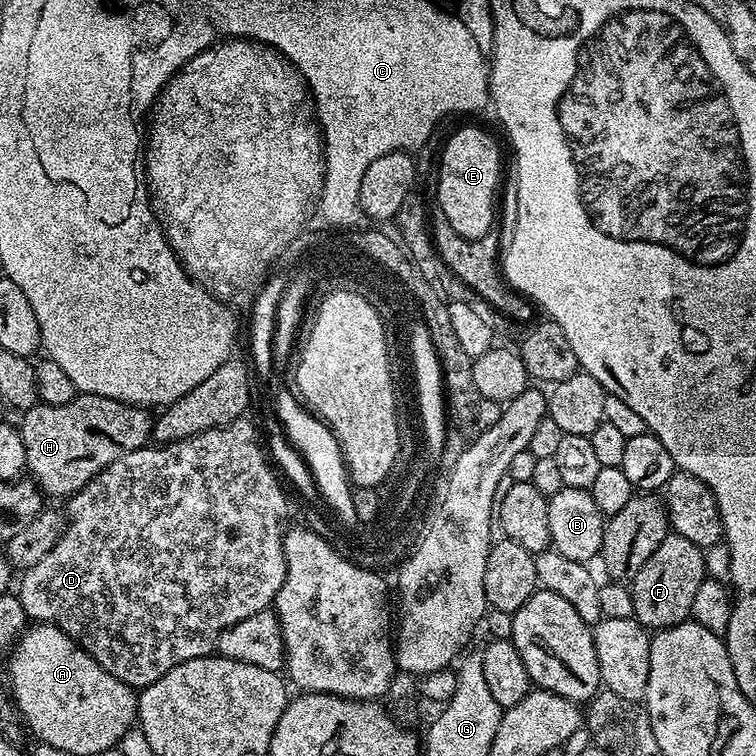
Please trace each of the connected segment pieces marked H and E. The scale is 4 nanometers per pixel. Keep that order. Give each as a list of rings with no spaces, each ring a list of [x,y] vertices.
[[[77,394],[70,402],[62,402],[62,406],[36,403],[18,420],[31,479],[45,497],[73,496],[110,462],[118,462],[122,454],[130,454],[149,443],[154,416],[148,412],[151,411],[139,404],[87,394]]]
[[[460,128],[438,152],[438,170],[440,177],[436,180],[436,200],[438,211],[446,214],[446,222],[462,234],[462,238],[482,238],[493,231],[492,223],[496,220],[496,191],[500,188],[500,148],[488,132],[480,128]]]

